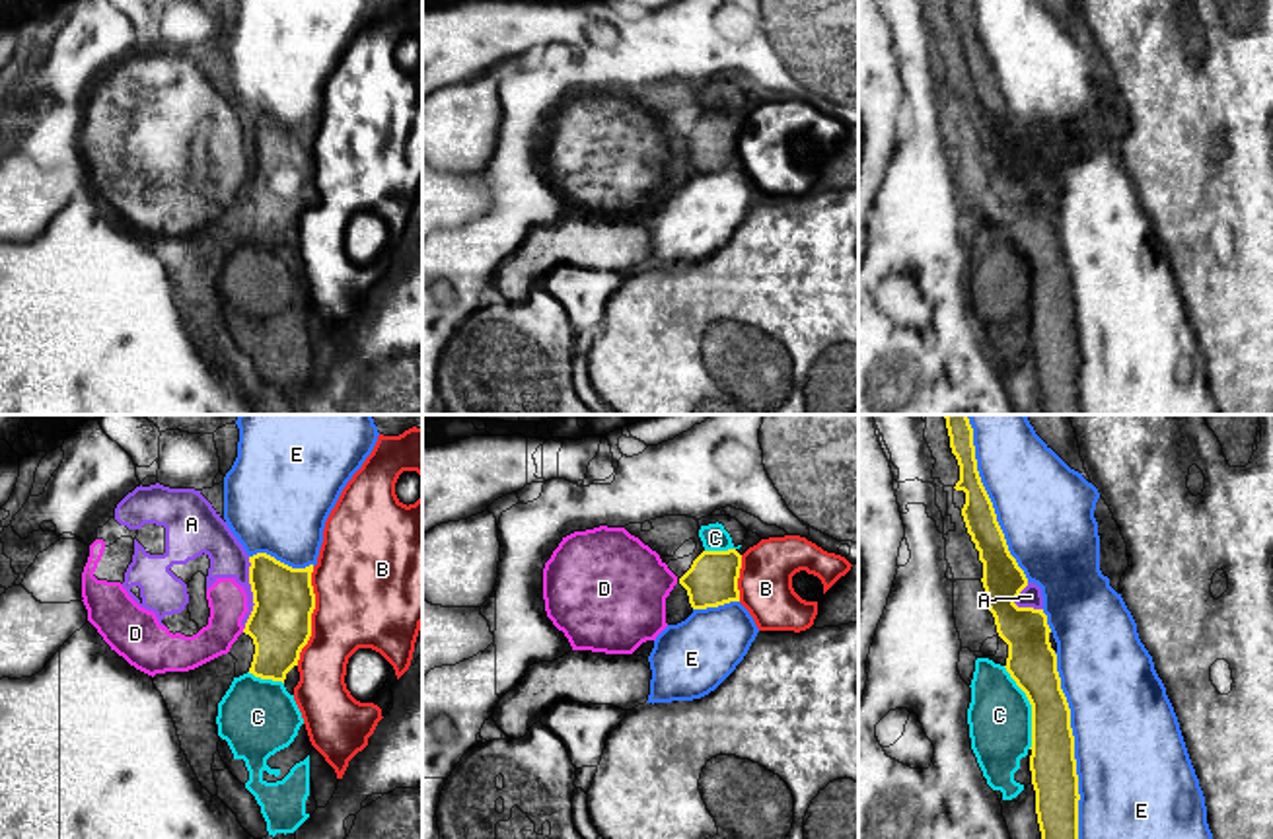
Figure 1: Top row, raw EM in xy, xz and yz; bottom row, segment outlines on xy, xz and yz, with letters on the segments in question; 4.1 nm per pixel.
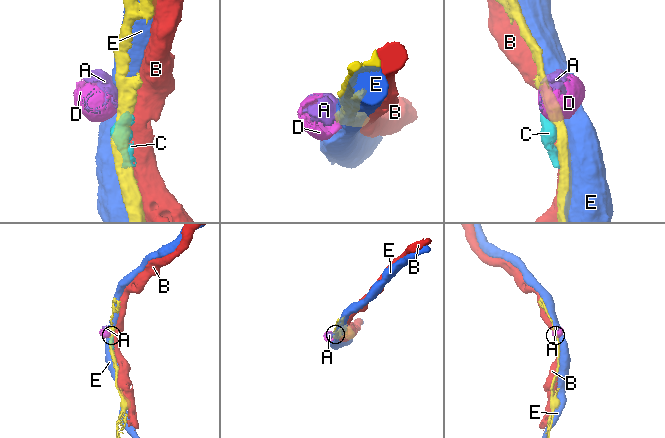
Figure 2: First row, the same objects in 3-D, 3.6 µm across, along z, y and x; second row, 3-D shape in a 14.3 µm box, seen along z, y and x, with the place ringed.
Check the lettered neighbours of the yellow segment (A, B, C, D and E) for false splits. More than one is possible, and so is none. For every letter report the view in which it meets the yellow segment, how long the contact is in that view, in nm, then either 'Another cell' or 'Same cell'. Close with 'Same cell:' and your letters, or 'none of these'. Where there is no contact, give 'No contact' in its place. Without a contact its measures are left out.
A: Touches yellow in xy. Shared border 280 nm. Another cell
B: Touches yellow in xy. Shared border 420 nm. Another cell
C: Touches yellow in yz. Shared border 360 nm. Another cell
D: Touches yellow in xy. Shared border 30 nm. Another cell
E: Touches yellow in yz. Shared border 800 nm. Another cell
Same cell: none of these

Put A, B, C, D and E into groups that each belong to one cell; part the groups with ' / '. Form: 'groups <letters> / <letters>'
groups A D / B / C / E

